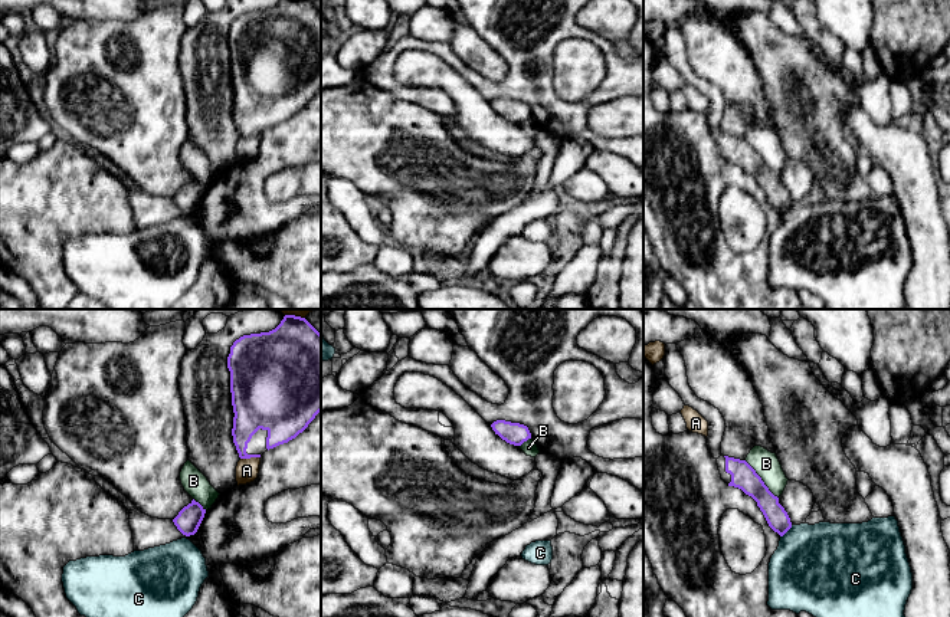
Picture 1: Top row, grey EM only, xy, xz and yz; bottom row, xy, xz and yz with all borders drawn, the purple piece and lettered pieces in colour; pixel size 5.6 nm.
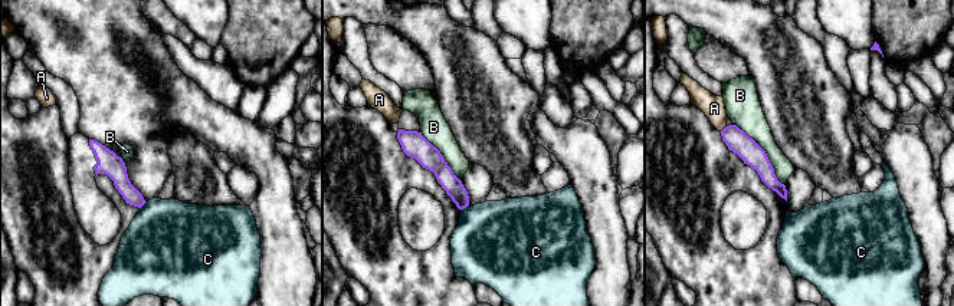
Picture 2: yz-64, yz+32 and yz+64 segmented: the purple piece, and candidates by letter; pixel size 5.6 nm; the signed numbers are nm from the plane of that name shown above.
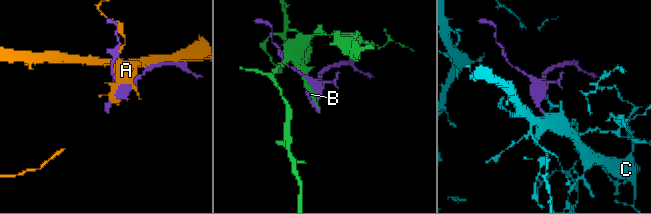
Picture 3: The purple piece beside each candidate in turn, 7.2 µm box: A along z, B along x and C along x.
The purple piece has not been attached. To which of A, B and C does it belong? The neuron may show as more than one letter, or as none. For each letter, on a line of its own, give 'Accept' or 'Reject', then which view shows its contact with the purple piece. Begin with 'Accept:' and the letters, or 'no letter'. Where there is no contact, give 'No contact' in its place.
Accept: no letter
A: Reject. Touches purple in xy
B: Reject. Touches purple in yz
C: Reject. Touches purple in yz

